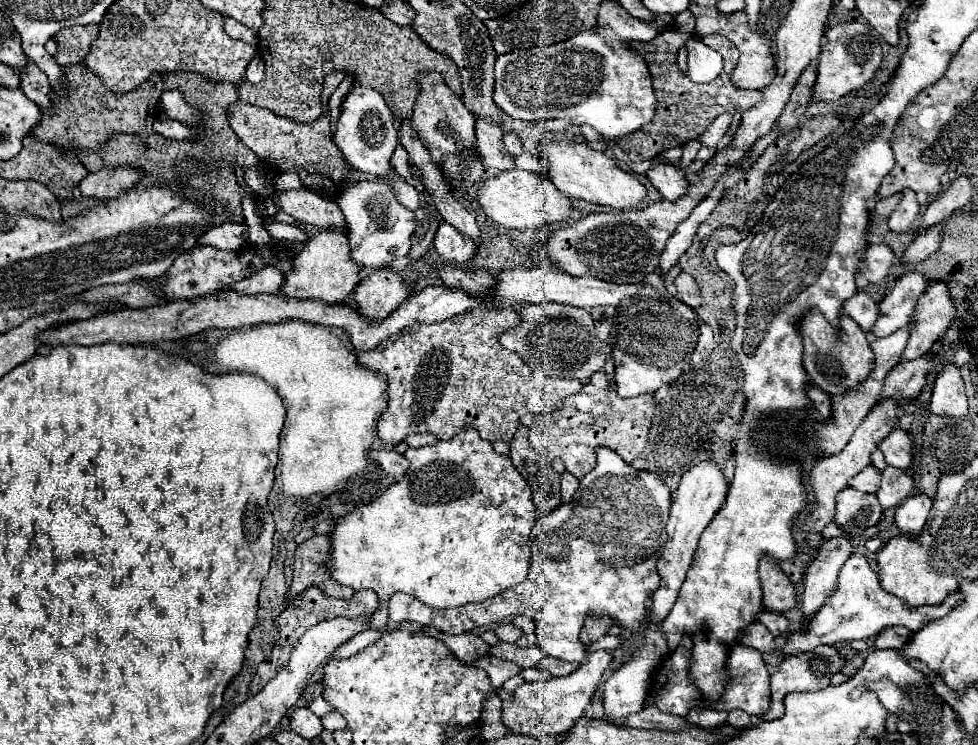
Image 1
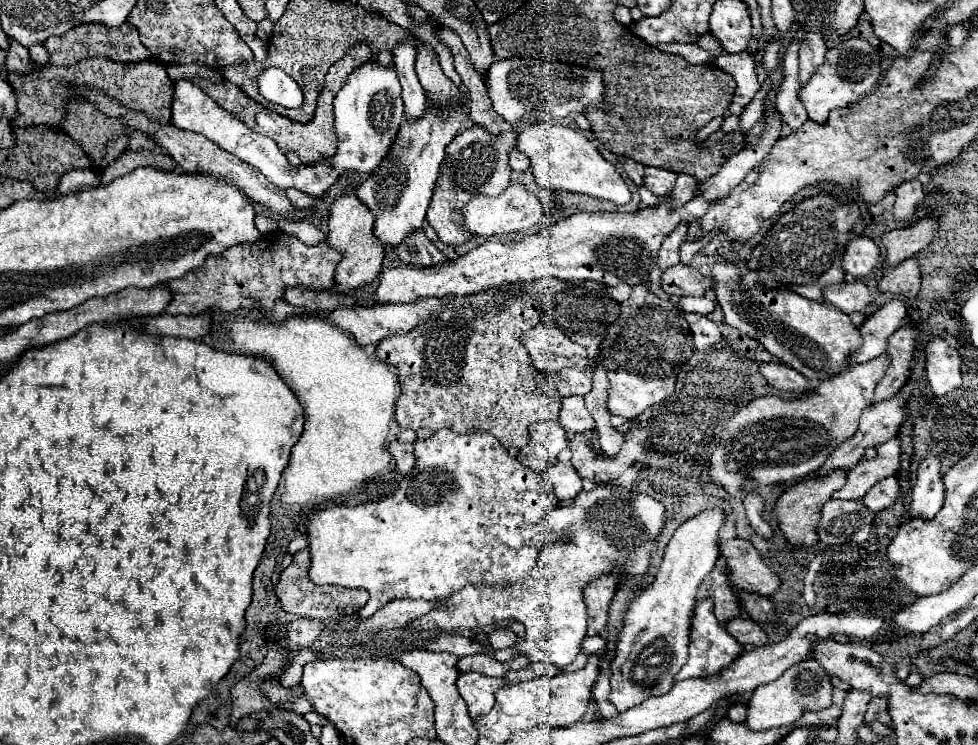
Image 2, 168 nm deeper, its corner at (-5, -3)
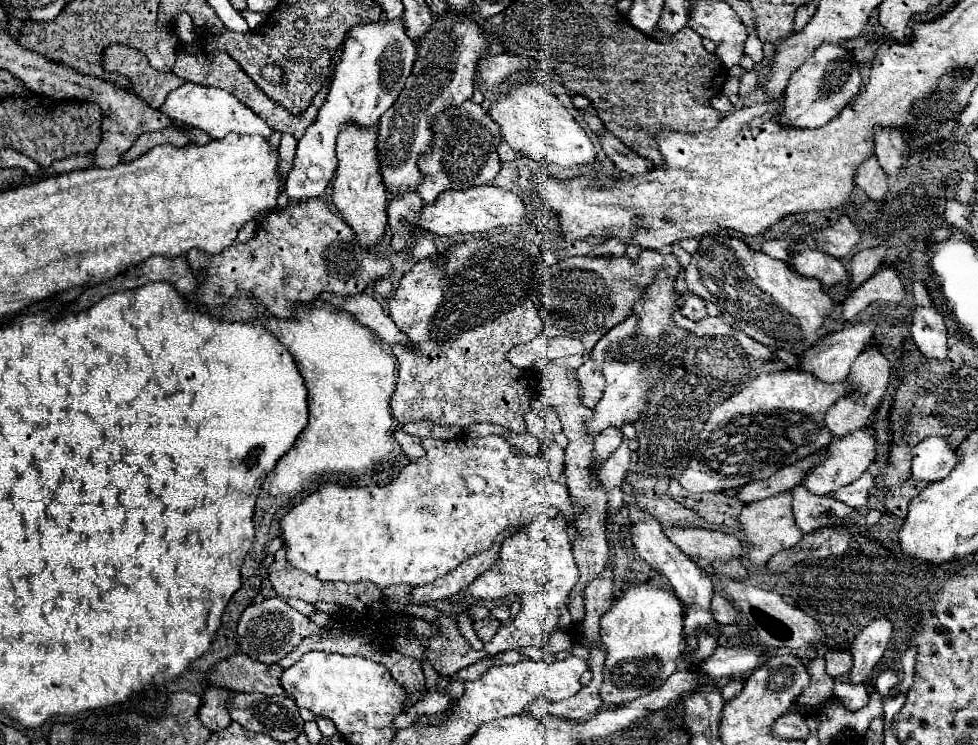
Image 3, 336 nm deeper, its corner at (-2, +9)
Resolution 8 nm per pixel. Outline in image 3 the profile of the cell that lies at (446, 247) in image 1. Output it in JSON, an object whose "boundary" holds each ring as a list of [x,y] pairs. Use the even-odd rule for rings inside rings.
{"boundary":[[[467,100],[465,104],[451,108],[439,116],[439,122],[433,126],[435,144],[433,150],[419,160],[419,166],[425,174],[421,190],[417,190],[425,204],[433,204],[437,196],[445,190],[467,190],[471,186],[489,184],[501,170],[497,156],[497,146],[501,144],[501,128],[493,122],[481,104]],[[459,118],[459,120],[451,120]]]}

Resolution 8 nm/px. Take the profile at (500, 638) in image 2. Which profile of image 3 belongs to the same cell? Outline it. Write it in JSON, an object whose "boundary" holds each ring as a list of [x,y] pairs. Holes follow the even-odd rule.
{"boundary":[[[489,616],[489,618],[485,618],[485,620],[475,622],[473,628],[475,628],[477,636],[479,636],[483,642],[489,642],[489,640],[495,636],[495,632],[501,628],[501,622],[497,622],[493,616]]]}

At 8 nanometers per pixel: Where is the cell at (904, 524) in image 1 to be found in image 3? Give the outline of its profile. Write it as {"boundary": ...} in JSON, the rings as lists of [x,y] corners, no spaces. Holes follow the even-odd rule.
{"boundary":[[[925,438],[913,448],[911,474],[919,482],[933,484],[943,480],[955,464],[955,452],[949,448],[945,438]]]}

